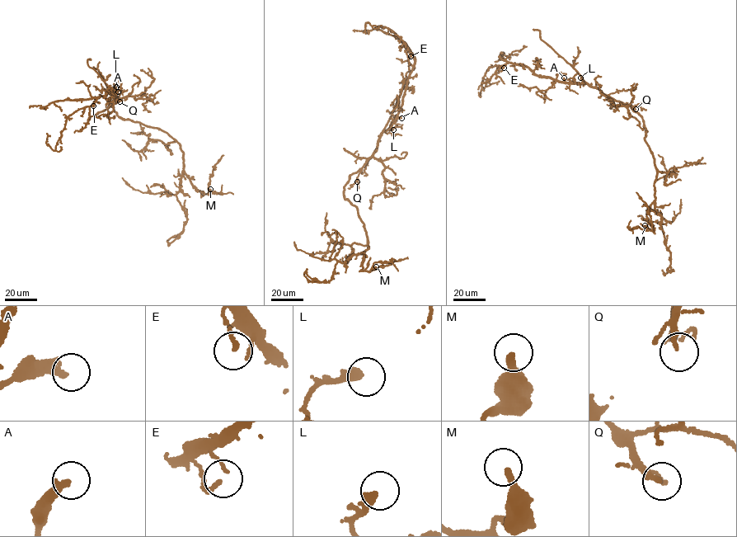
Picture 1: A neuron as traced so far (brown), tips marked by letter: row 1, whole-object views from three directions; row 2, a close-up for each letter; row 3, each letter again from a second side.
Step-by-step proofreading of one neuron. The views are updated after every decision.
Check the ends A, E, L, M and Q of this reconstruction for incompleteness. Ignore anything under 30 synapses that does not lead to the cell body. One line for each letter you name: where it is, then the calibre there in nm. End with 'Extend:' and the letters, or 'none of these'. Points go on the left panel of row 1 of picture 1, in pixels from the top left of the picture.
A: place (118, 91); calibre 320 nm
Q: place (119, 101); calibre 170 nm
Extend: A, Q

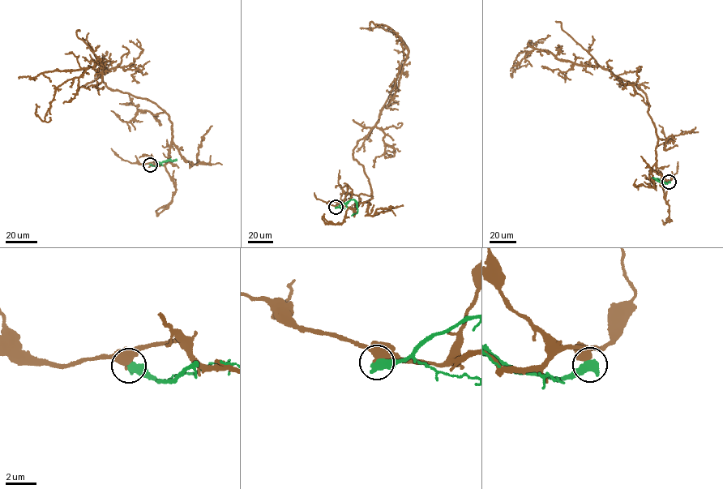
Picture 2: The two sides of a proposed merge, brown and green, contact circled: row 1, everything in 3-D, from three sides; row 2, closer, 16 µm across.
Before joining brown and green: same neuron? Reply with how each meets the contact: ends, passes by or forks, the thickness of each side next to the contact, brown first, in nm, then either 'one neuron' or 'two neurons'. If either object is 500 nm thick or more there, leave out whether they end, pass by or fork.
550/650 nm | two neurons

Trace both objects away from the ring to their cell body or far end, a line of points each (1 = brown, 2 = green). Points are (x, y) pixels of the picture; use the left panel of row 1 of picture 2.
1: (150, 165), (168, 160), (168, 116), (107, 87), (101, 65), (57, 87), (44, 121), (36, 104)
2: (150, 165), (154, 166), (173, 160)

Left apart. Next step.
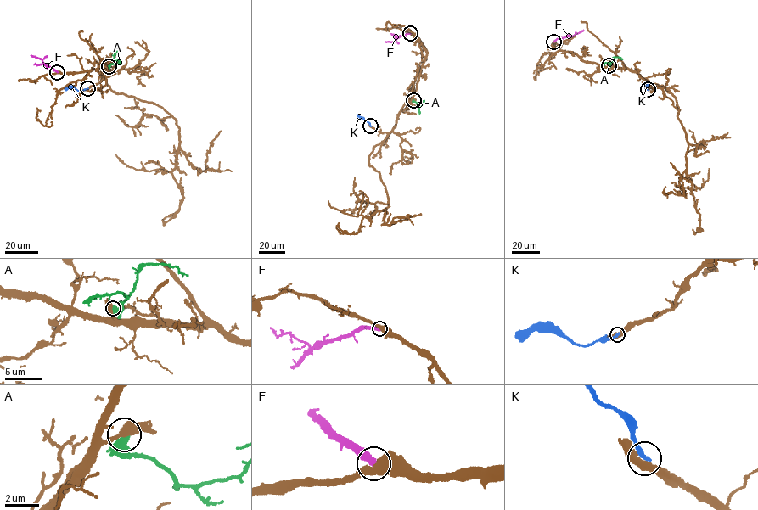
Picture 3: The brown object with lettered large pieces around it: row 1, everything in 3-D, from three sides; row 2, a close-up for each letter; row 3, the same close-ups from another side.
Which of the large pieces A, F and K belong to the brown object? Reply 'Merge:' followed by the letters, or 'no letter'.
Merge: F

